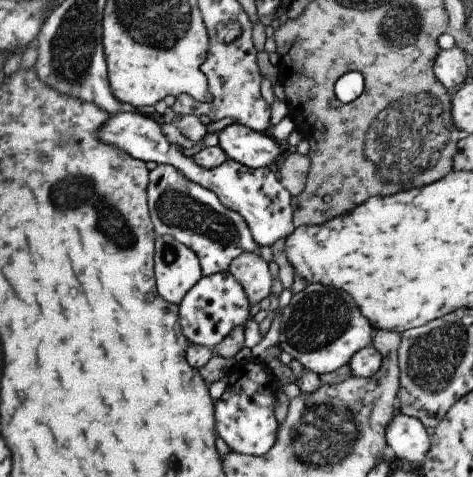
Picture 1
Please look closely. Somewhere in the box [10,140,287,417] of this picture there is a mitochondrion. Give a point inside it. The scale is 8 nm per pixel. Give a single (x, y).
(111, 222)

